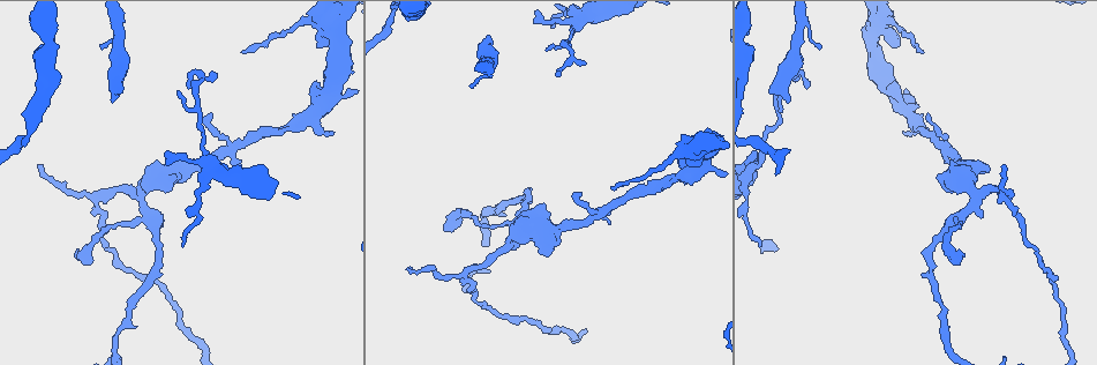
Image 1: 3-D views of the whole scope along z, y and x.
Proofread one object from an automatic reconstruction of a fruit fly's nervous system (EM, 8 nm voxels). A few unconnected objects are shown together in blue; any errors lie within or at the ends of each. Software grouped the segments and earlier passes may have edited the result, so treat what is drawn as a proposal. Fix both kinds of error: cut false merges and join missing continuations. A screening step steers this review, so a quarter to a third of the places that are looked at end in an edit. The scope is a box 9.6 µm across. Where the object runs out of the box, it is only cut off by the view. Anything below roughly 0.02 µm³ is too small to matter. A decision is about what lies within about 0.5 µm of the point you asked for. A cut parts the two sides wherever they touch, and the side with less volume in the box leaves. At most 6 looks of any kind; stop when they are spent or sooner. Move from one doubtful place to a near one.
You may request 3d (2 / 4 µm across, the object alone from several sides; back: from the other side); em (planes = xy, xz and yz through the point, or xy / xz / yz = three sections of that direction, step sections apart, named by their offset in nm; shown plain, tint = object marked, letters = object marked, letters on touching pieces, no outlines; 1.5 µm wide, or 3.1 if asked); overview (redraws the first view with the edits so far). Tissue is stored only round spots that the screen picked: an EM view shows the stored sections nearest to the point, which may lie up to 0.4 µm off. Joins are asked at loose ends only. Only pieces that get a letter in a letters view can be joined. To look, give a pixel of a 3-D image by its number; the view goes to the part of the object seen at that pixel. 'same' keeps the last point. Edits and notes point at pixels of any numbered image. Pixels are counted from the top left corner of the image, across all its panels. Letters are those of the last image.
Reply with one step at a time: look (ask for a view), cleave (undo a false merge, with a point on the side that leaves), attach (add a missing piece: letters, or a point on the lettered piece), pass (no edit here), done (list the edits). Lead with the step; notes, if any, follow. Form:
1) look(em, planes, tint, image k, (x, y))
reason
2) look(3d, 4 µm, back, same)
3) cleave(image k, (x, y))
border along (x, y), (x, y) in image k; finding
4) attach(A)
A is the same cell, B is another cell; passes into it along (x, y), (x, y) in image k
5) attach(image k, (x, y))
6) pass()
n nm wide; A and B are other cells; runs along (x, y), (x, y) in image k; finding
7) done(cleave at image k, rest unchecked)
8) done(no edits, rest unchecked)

look(em, xy, step 8, tint, image 1, (547, 50))
thin end

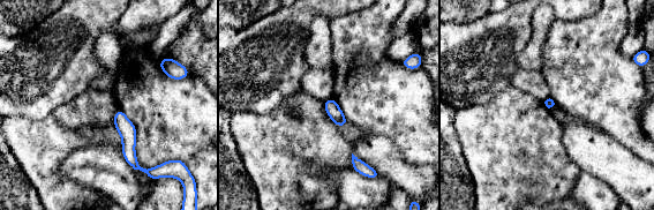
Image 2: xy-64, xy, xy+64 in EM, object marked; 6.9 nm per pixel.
look(em, yz, step 8, letters, same)

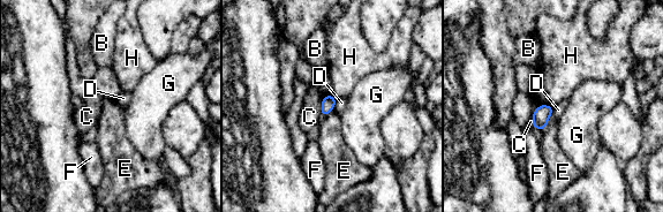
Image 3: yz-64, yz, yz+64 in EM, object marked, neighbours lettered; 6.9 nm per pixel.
pass()
B, C, D, E, F, G and H are other cells; border along (337, 99), (332, 110) in image 3; none of them fits

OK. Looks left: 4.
look(em, planes, letters, image 1, (184, 243))

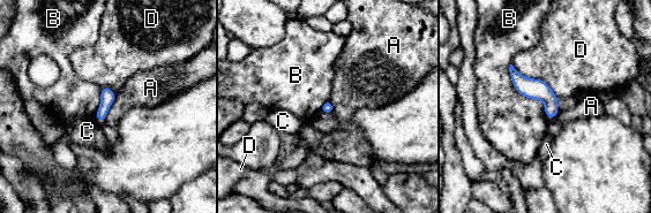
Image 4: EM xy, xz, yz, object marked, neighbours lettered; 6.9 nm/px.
pass()
B touches over 440 nm; A, B, C and D are other cells; none of them fits

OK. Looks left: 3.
look(em, xy, step 4, letters, image 1, (675, 178))
thick turns thin

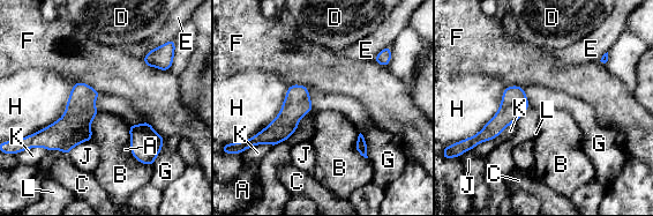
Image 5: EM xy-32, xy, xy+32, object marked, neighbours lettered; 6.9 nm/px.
pass()
H touches over 480 nm; A, B, C, D, E, F, G, H, J, K and L are other cells; border along (158, 133), (165, 142), (151, 165) in image 5; continuous, no second cell

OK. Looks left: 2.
done(no edits, rest unchecked)

